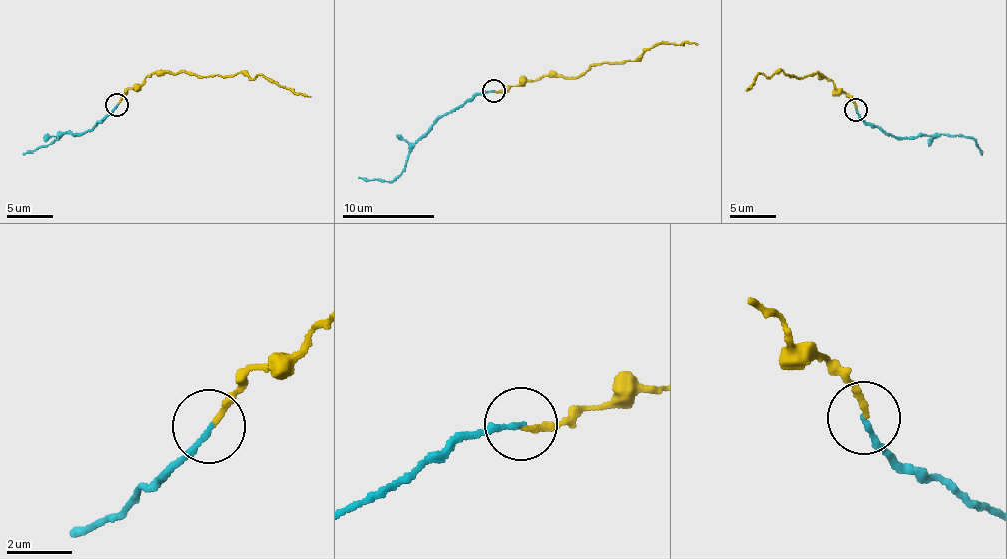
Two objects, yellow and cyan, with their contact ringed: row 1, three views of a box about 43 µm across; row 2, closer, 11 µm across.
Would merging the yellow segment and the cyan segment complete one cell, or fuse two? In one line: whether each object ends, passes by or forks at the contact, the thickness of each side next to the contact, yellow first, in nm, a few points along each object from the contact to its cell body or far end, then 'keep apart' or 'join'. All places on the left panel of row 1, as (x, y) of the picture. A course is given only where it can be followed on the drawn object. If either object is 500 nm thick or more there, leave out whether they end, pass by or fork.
yellow ends | cyan ends | 150/160 nm | yellow via (118, 104), (152, 73), (190, 71), (200, 76), (265, 75), (310, 97) | cyan via (117, 104), (87, 131), (62, 132), (52, 142), (23, 154) | join

